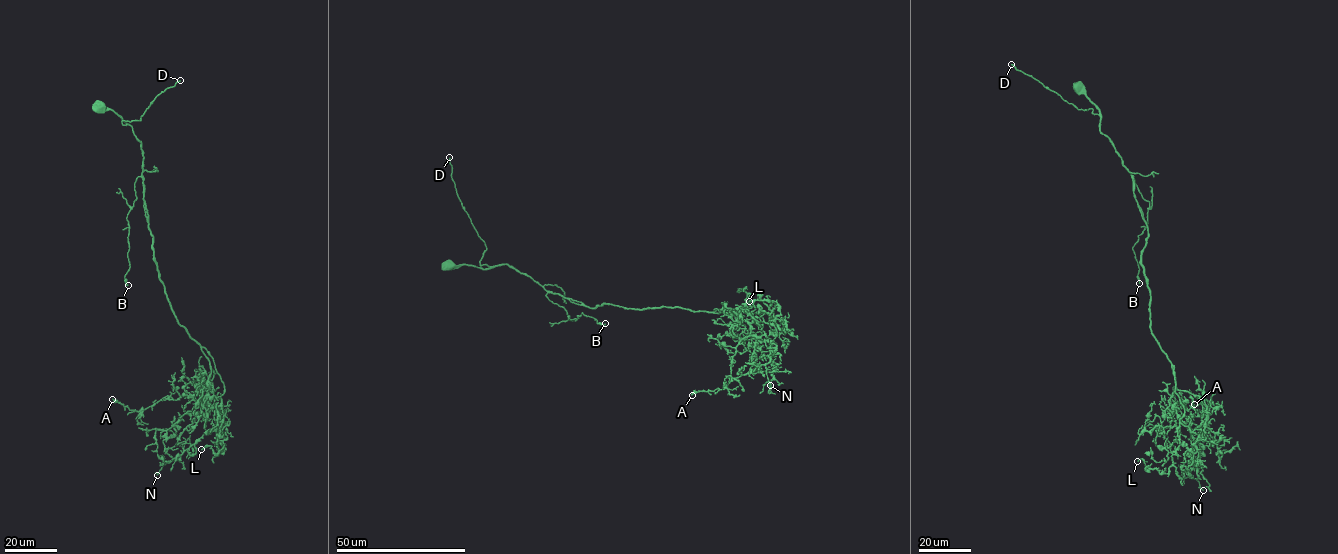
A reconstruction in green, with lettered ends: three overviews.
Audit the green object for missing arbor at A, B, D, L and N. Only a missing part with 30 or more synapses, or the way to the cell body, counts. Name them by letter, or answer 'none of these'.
D

